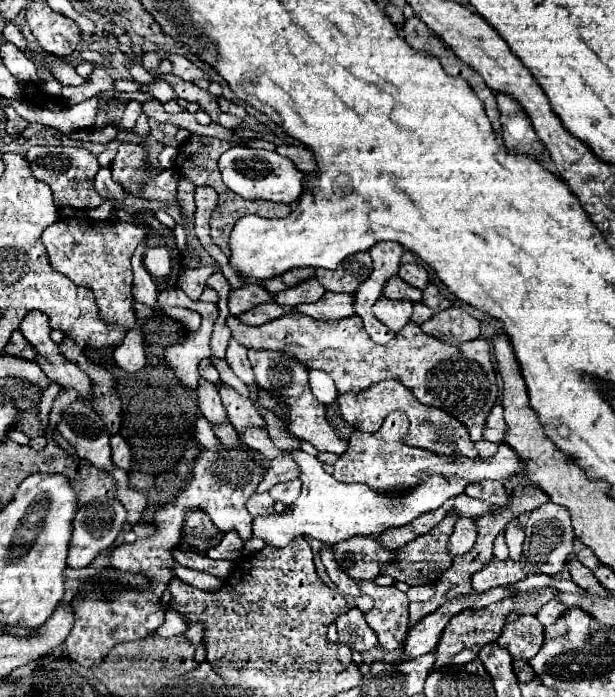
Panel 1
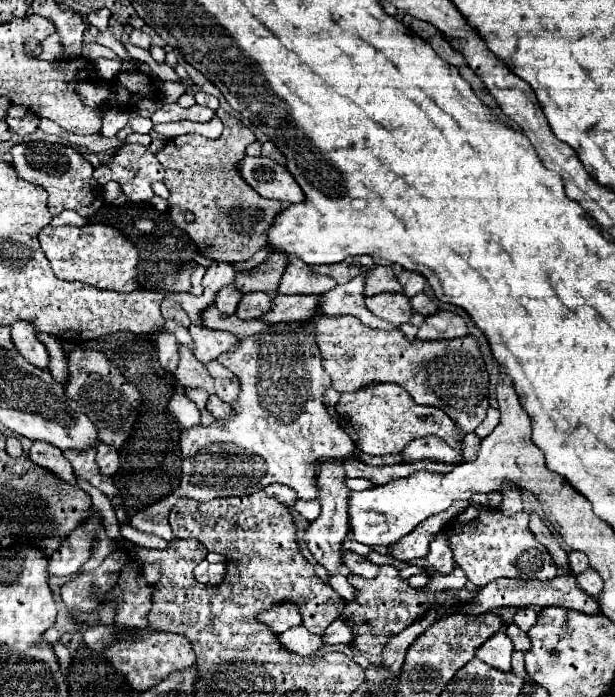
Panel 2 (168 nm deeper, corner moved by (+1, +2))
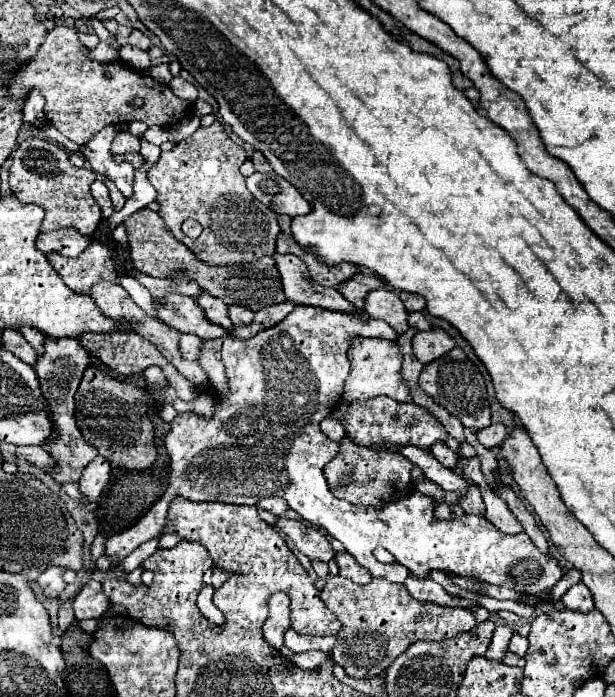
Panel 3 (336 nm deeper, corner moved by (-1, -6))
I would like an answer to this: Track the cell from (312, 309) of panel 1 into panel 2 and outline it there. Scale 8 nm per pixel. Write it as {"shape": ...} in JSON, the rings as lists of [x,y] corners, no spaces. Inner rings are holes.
{"shape":[[[276,295],[272,311],[262,317],[268,323],[282,321],[310,321],[320,307],[320,295]]]}

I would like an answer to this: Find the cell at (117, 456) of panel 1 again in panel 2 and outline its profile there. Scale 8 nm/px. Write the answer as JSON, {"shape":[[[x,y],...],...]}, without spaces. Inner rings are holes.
{"shape":[[[98,443],[98,445],[96,445],[96,451],[98,451],[96,463],[98,463],[100,471],[106,473],[106,475],[114,475],[114,473],[118,471],[118,467],[120,467],[118,451],[116,451],[114,447],[106,445],[106,443]]]}

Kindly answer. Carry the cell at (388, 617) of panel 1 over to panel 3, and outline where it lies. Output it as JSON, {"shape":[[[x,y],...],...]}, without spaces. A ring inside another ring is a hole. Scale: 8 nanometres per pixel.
{"shape":[[[336,575],[336,577],[328,579],[320,597],[322,597],[324,605],[330,611],[334,611],[334,615],[342,623],[338,641],[336,641],[334,649],[330,651],[330,655],[334,659],[334,663],[338,663],[346,671],[346,675],[350,675],[352,679],[370,679],[372,675],[382,675],[388,669],[388,665],[392,665],[392,661],[416,641],[452,639],[460,633],[474,629],[478,623],[470,609],[450,609],[450,607],[440,607],[434,603],[420,603],[410,597],[410,593],[406,591],[404,585],[390,583],[386,579],[372,579],[368,585],[358,585],[358,583],[352,583],[348,579]]]}

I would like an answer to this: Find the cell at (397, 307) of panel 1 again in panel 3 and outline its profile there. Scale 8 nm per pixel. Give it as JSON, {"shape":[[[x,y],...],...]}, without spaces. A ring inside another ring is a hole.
{"shape":[[[388,287],[368,293],[368,297],[364,299],[364,313],[368,313],[372,319],[386,321],[388,325],[392,325],[392,329],[396,329],[398,335],[408,331],[408,313],[404,309],[404,303]]]}

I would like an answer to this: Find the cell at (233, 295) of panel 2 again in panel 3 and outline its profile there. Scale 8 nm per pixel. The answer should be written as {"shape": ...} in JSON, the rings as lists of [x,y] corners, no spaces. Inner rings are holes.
{"shape":[[[202,293],[196,303],[200,305],[200,309],[204,311],[204,317],[208,321],[212,321],[214,325],[220,325],[224,329],[232,329],[232,321],[228,319],[228,305],[218,299],[218,297],[208,297],[208,293]]]}

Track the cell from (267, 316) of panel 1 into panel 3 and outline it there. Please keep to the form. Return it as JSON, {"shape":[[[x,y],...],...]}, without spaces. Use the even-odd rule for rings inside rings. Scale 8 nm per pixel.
{"shape":[[[232,305],[232,307],[228,309],[228,317],[230,317],[230,321],[234,323],[234,327],[240,327],[240,325],[248,325],[248,323],[252,321],[254,313],[252,313],[250,309],[246,309],[246,307]]]}

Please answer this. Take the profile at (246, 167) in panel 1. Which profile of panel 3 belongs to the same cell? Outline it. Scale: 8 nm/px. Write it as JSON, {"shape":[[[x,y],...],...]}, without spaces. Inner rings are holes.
{"shape":[[[254,173],[246,183],[250,193],[276,215],[288,215],[294,219],[310,211],[310,203],[300,195],[300,191],[276,173]]]}

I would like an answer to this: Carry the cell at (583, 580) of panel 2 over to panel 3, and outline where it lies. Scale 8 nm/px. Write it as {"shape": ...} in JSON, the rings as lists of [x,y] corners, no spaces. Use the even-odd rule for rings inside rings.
{"shape":[[[576,583],[574,587],[570,587],[560,601],[562,601],[562,605],[564,605],[566,609],[580,611],[580,613],[588,613],[588,611],[594,609],[592,593],[590,593],[582,583]]]}

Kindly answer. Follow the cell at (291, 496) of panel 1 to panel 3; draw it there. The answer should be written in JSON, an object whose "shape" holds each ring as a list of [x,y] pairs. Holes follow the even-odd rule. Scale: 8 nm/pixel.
{"shape":[[[266,497],[266,499],[260,499],[256,507],[258,509],[266,509],[266,511],[274,513],[276,517],[280,517],[280,515],[284,515],[288,511],[288,505],[286,505],[286,501],[282,497]]]}

